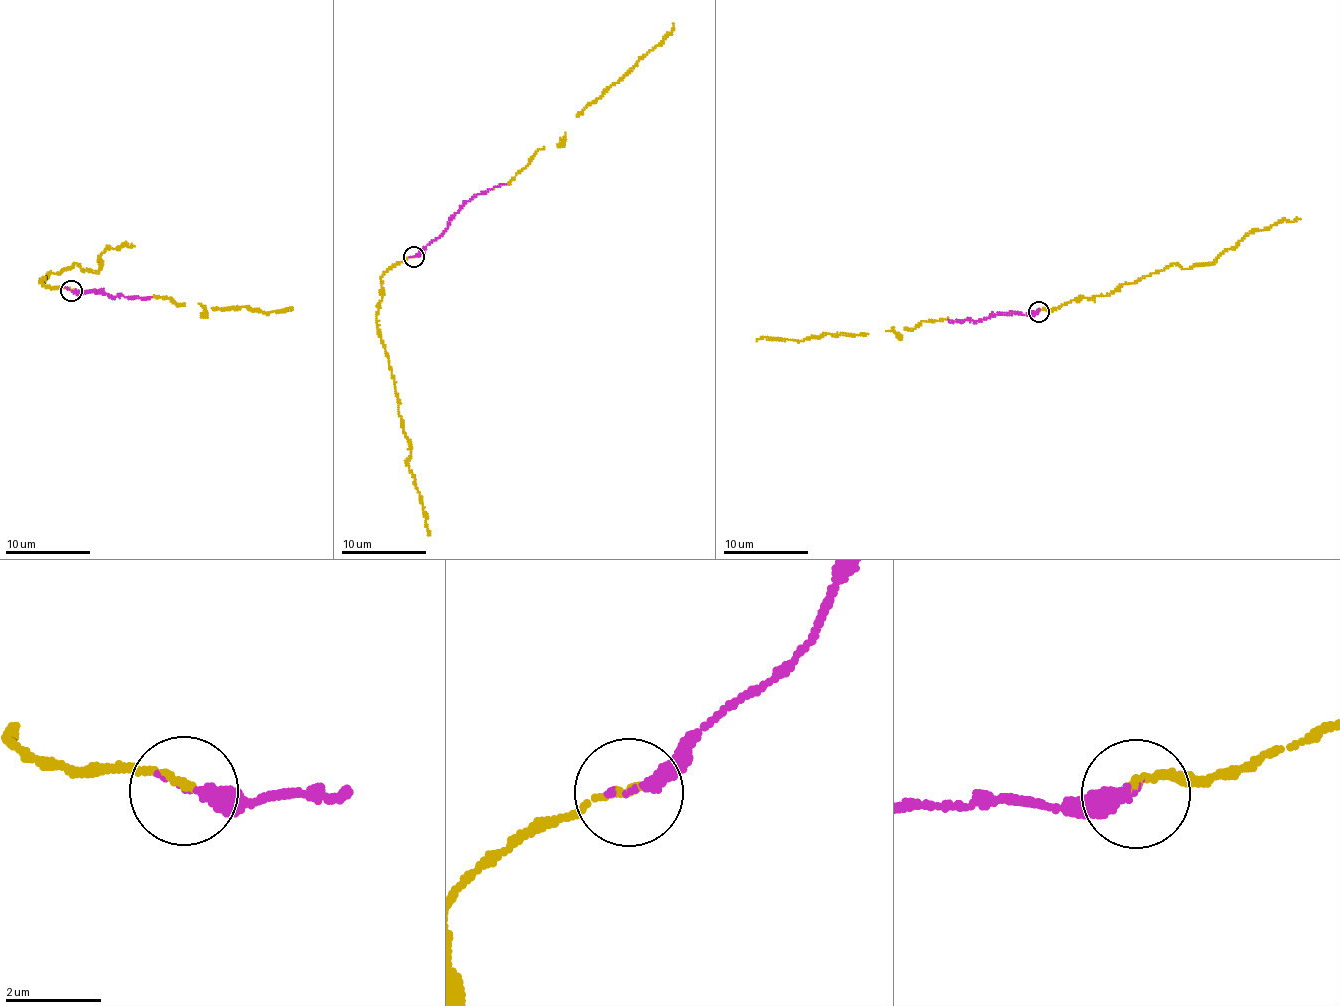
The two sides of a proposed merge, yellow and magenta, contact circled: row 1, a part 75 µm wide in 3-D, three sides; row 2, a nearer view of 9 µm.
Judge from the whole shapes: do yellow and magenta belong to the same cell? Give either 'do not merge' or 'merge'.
merge

